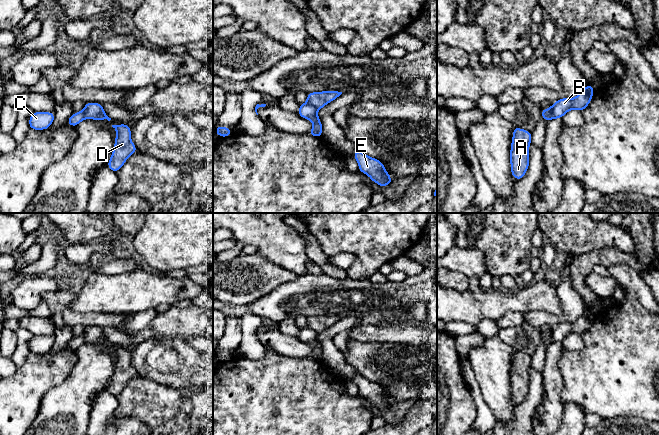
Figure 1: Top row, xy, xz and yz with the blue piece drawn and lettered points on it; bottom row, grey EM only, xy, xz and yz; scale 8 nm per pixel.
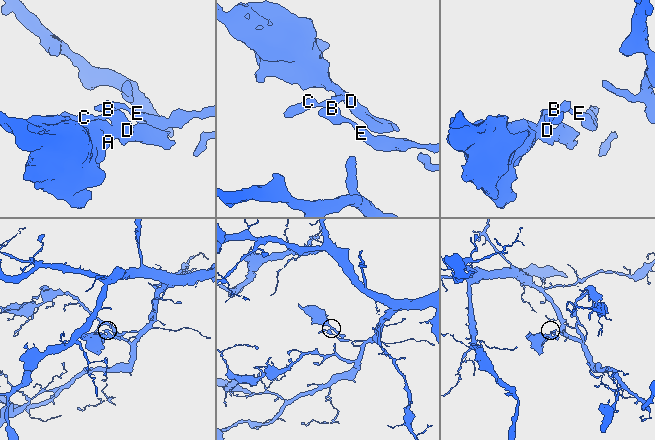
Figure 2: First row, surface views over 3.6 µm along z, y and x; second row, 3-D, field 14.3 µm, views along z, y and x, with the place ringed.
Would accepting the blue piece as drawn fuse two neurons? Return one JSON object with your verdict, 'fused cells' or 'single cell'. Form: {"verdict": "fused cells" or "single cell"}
{"verdict": "fused cells"}

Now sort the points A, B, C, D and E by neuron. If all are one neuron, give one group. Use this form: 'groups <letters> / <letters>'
groups A D / B C E

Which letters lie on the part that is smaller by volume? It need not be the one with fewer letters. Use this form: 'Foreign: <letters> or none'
Foreign: A, D

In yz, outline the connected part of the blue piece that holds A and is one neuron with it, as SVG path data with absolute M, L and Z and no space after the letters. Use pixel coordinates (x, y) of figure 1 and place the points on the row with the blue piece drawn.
M514 126L510 149L510 165L512 176L519 181L529 168L529 145L532 133Z

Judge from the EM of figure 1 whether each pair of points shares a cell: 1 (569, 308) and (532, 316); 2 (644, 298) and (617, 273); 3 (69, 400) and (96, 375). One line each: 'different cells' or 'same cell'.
1: same cell
2: same cell
3: same cell

